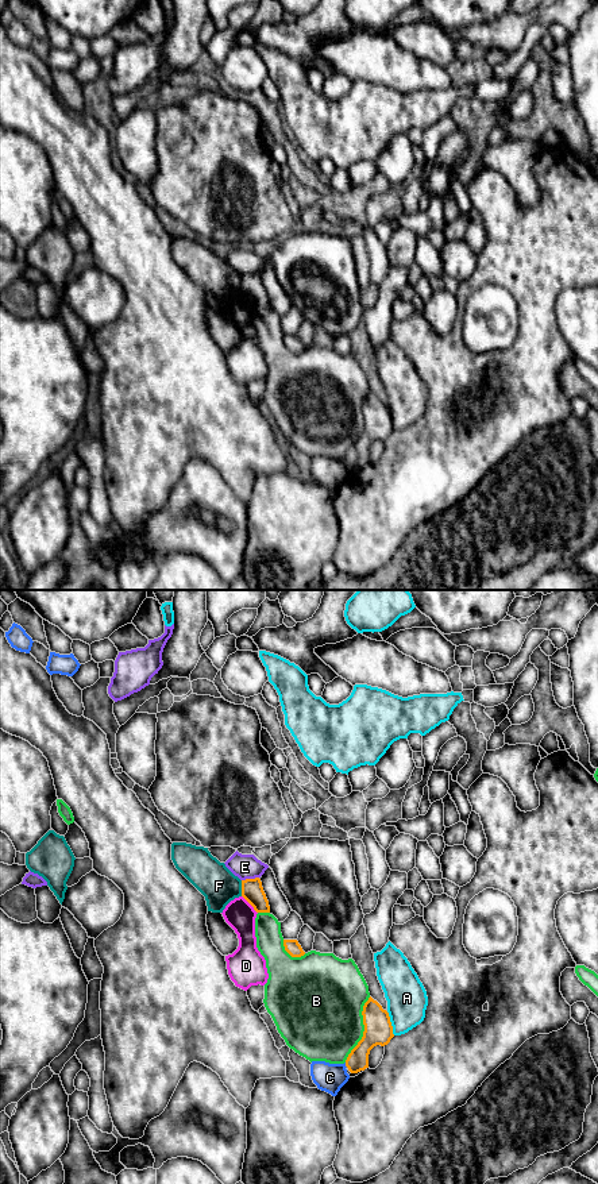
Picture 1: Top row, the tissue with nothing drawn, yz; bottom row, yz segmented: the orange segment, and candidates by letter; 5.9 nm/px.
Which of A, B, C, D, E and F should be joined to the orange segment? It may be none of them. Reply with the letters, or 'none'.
none

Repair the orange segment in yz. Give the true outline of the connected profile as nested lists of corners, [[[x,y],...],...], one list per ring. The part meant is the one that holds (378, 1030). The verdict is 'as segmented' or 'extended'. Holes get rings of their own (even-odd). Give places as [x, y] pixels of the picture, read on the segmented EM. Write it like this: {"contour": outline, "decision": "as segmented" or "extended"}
{"contour": [[[371,996],[364,1003],[362,1015],[364,1025],[363,1037],[346,1060],[346,1067],[351,1073],[369,1068],[370,1050],[377,1045],[387,1045],[394,1037],[389,1013]]], "decision": "as segmented"}

